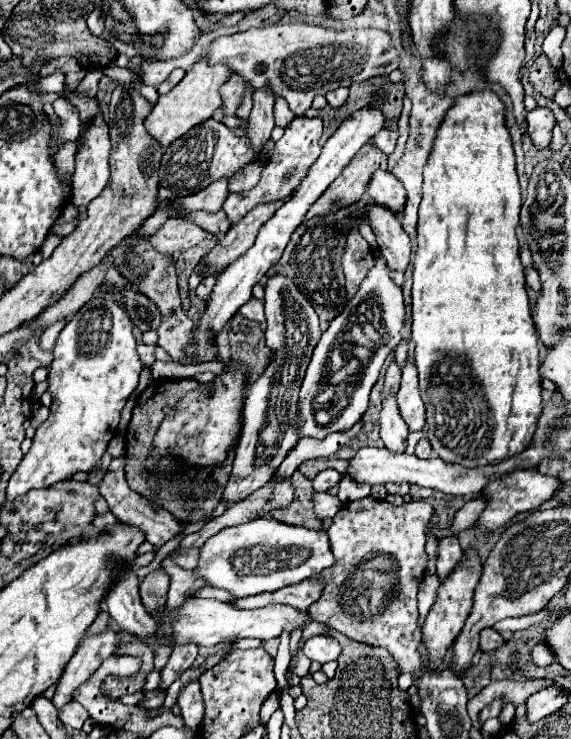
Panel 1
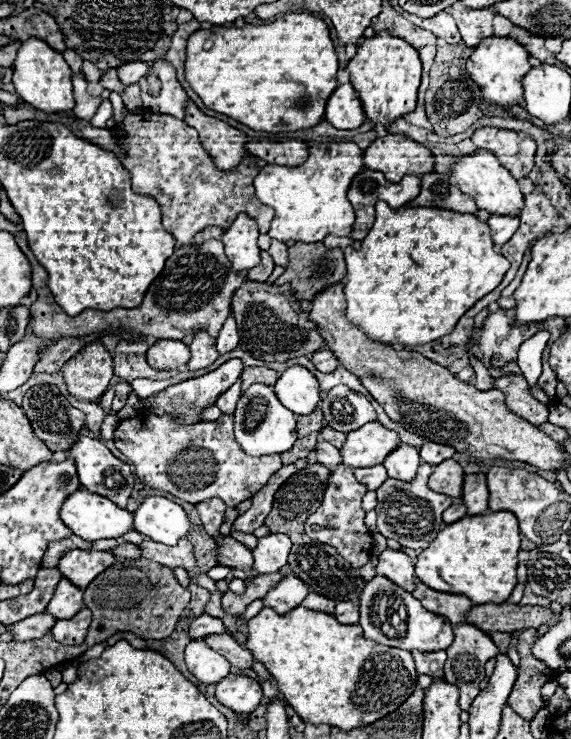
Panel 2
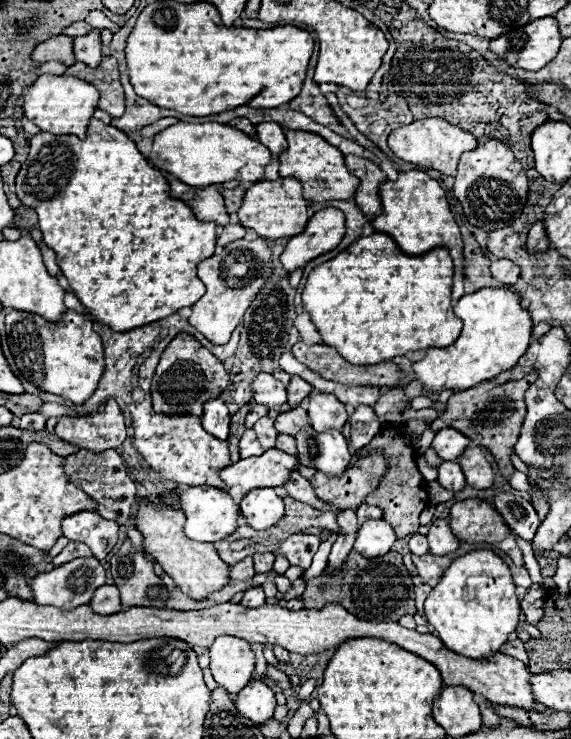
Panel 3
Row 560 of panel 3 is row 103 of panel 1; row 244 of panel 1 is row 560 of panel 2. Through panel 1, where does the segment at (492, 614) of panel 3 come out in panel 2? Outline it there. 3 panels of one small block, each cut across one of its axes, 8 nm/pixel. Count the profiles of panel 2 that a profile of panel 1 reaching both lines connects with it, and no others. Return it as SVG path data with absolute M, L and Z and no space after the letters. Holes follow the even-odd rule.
M488 512L482 516L464 516L458 522L448 524L438 532L438 536L424 548L416 558L416 576L432 590L448 594L464 594L474 604L500 604L506 602L516 586L516 566L521 550L521 532L518 520L512 512Z

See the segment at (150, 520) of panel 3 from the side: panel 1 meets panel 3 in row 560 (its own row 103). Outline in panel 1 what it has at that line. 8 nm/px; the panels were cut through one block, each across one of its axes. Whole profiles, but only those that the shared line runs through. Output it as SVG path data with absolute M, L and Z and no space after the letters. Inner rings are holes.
M200 58L190 72L186 72L186 76L182 78L182 82L178 86L174 86L168 94L160 96L158 104L154 104L150 116L146 118L144 126L146 130L166 148L170 142L174 142L176 138L180 138L182 134L186 134L192 126L208 120L220 106L222 106L222 98L220 98L220 86L232 76L232 68L230 66L210 66L206 58Z

